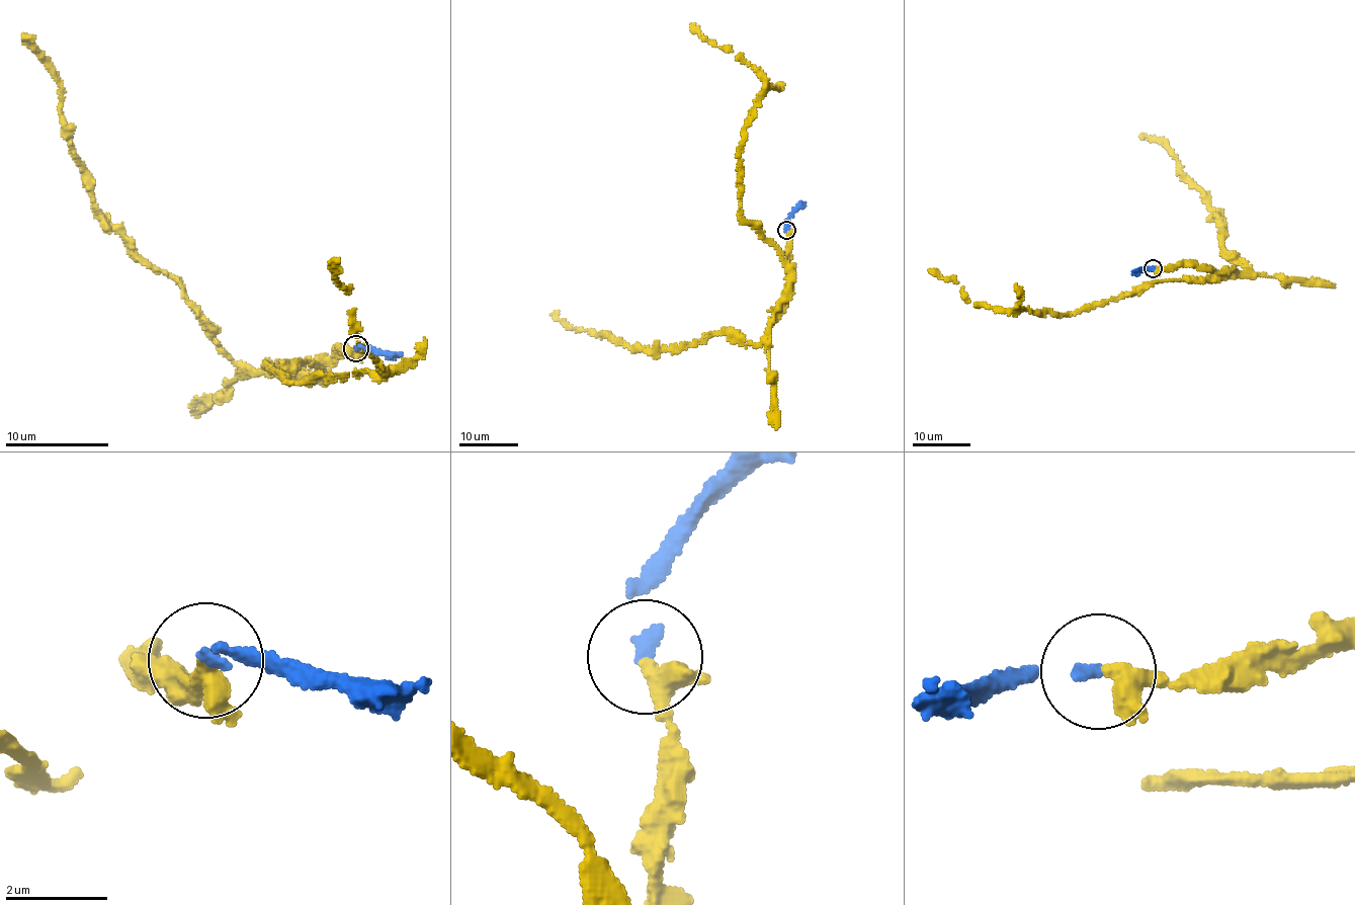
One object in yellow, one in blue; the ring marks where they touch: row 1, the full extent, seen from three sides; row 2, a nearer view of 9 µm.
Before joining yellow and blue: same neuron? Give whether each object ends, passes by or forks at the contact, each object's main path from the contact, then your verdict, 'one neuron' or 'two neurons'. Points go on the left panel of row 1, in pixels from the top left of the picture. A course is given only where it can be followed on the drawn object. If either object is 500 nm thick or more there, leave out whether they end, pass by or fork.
yellow passes by; blue ends; course yellow (355, 347), (295, 368), (313, 377), (327, 373), (268, 364), (295, 382), (385, 375), (360, 351), (339, 258); course blue (355, 347), (359, 344), (402, 355); one neuron

